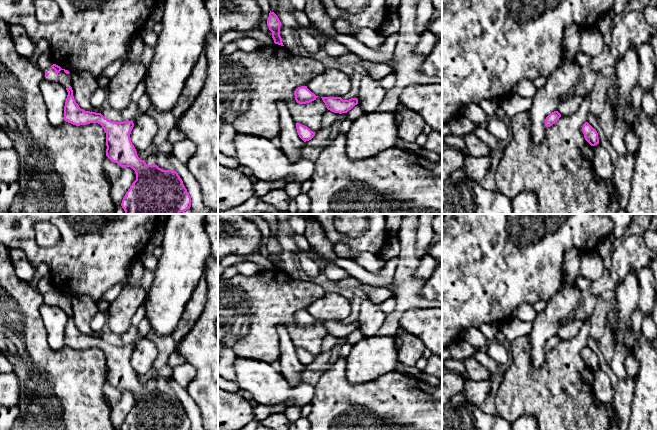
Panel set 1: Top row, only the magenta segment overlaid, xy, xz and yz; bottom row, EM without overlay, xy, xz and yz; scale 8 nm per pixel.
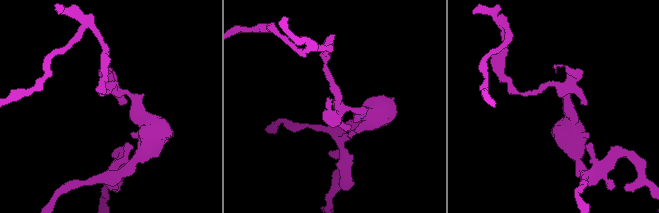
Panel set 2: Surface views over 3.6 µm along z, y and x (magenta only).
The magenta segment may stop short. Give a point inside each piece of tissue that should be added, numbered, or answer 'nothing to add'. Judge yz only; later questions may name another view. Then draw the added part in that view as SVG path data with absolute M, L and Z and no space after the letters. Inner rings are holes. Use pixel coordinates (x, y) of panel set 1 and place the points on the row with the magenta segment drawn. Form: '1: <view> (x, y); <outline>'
1: yz (602, 164); M597 144L595 146L591 146L592 147L592 150L593 150L593 168L594 168L594 171L595 173L604 181L606 180L609 180L612 182L613 186L614 186L614 190L615 190L615 199L619 202L619 199L620 199L620 194L619 194L619 191L618 191L618 188L617 186L613 183L613 178L614 178L614 167L613 167L613 164L612 164L612 161L611 161L611 157L609 155L609 153L601 146L601 144Z

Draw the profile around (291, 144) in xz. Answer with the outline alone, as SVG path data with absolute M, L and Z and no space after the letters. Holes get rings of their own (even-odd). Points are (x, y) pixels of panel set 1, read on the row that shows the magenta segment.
M277 101L277 108L280 116L280 132L278 137L281 140L281 150L290 161L298 161L301 150L306 146L305 142L299 137L296 122L292 117L285 101Z

